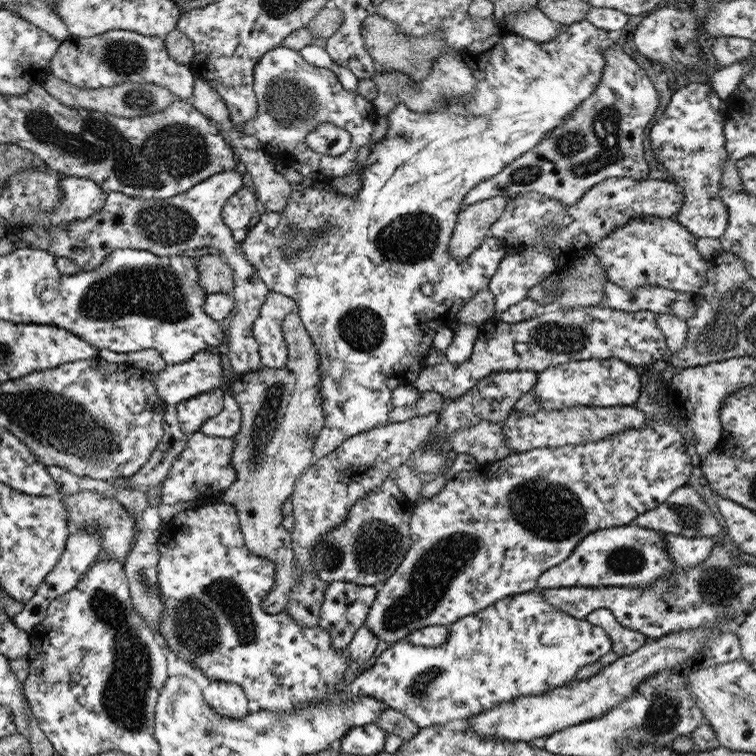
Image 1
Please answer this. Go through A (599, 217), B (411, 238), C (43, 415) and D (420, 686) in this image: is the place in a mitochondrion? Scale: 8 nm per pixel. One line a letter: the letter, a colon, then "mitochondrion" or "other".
A: mitochondrion
B: mitochondrion
C: mitochondrion
D: mitochondrion

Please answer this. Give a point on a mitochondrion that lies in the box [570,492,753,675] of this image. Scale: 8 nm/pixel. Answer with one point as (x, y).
(718, 586)

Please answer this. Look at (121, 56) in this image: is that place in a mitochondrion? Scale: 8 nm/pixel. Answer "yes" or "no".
yes

